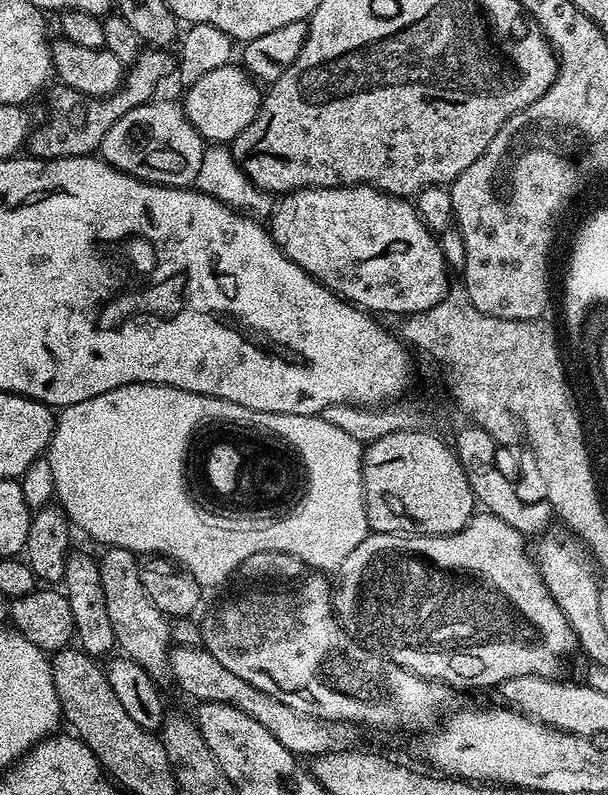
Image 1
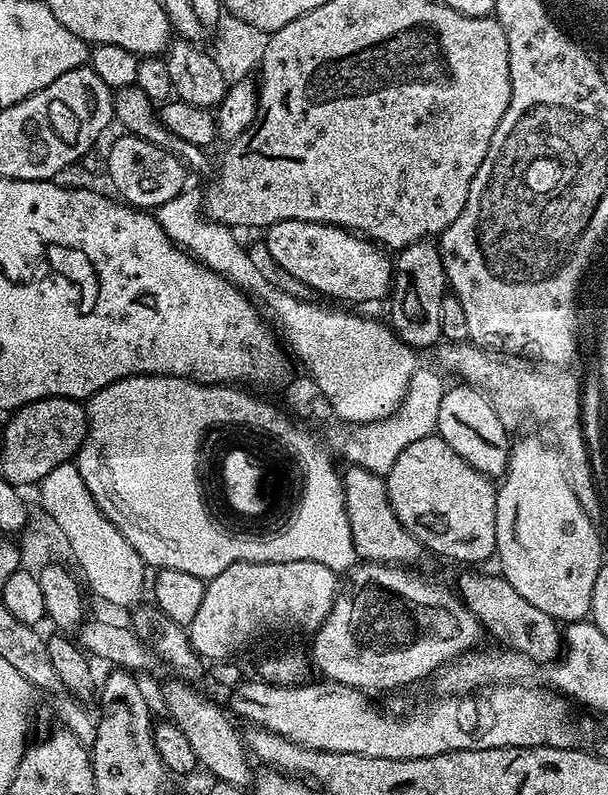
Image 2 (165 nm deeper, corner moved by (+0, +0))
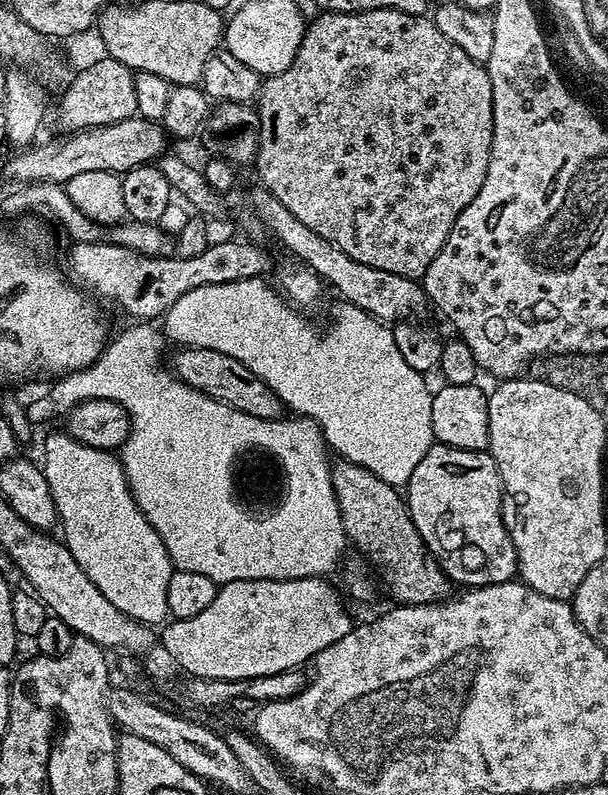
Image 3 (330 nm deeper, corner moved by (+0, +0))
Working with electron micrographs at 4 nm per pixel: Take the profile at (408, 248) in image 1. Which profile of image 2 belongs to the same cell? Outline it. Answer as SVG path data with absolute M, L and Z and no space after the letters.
M280 220L266 230L268 236L267 255L298 278L306 282L313 293L321 292L324 296L333 296L333 301L353 300L356 304L368 304L371 300L383 301L392 287L393 261L385 249L371 240L339 228L333 224L302 222L301 220Z

